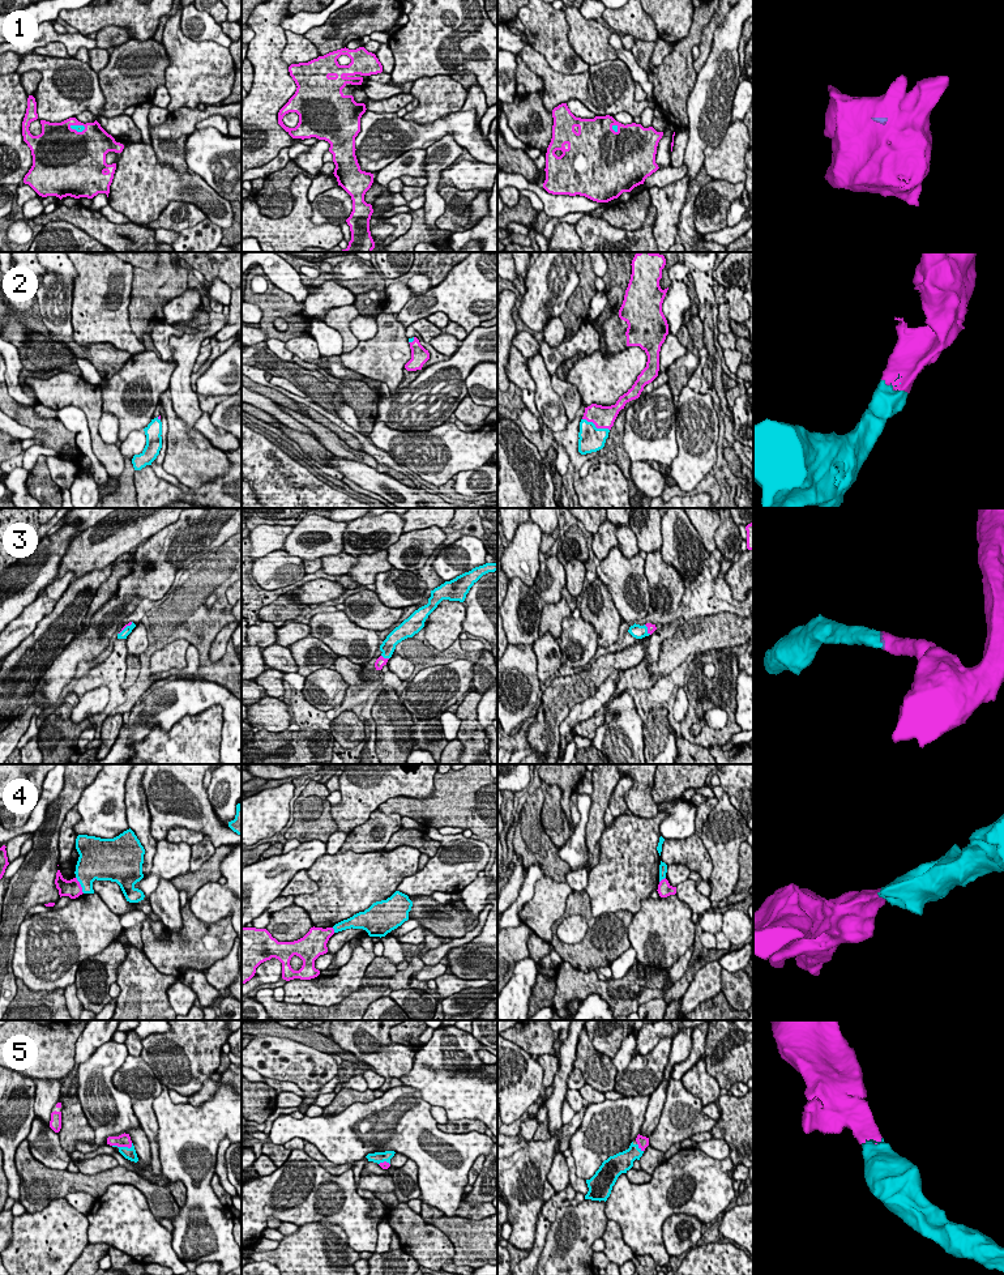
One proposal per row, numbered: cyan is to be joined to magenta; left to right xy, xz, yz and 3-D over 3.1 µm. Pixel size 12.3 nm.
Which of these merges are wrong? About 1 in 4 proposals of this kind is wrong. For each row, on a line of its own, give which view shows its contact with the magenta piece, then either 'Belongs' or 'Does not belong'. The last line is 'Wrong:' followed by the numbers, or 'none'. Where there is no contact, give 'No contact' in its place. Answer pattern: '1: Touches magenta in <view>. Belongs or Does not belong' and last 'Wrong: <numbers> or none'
1: Touches magenta in xy. Belongs
2: Touches magenta in yz. Belongs
3: Touches magenta in xz. Belongs
4: Touches magenta in xy. Does not belong
5: Touches magenta in xy. Belongs
Wrong: 4

